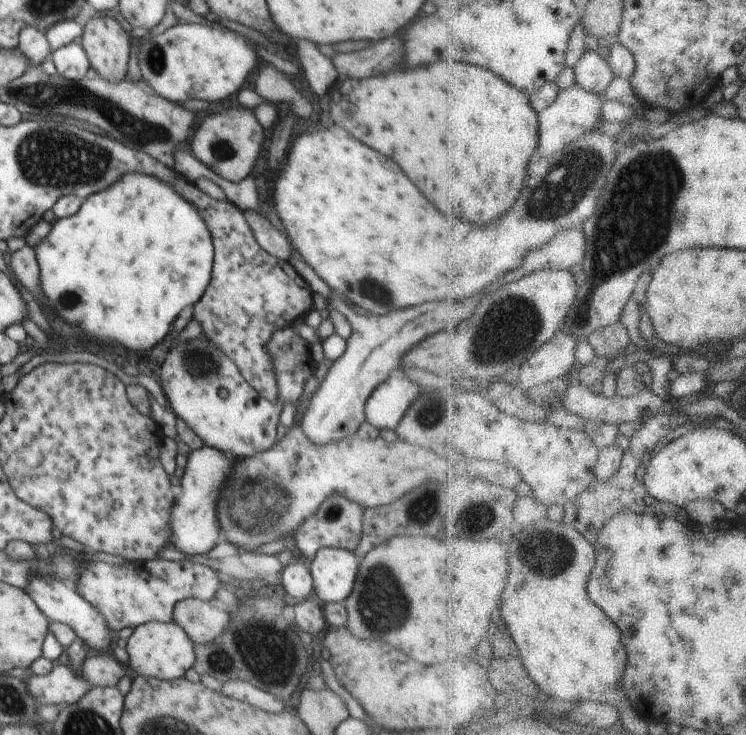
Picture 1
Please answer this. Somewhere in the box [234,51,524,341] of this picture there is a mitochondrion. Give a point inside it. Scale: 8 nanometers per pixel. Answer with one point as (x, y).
(377, 289)

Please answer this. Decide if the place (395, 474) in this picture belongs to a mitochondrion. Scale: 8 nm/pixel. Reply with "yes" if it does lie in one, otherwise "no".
no

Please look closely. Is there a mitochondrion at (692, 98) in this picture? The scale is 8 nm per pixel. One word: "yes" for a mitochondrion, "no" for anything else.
no

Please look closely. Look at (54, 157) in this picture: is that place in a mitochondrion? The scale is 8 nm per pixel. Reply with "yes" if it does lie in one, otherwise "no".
yes

